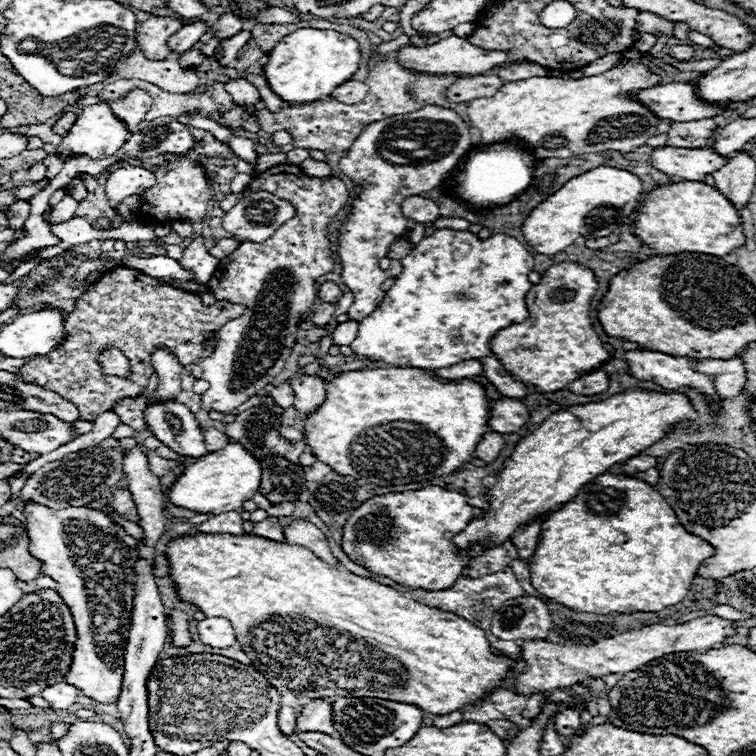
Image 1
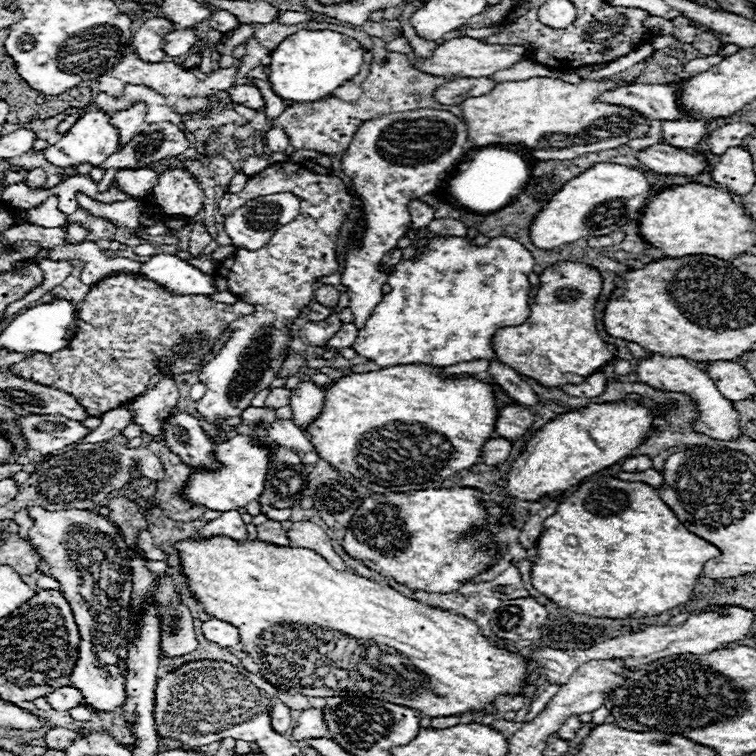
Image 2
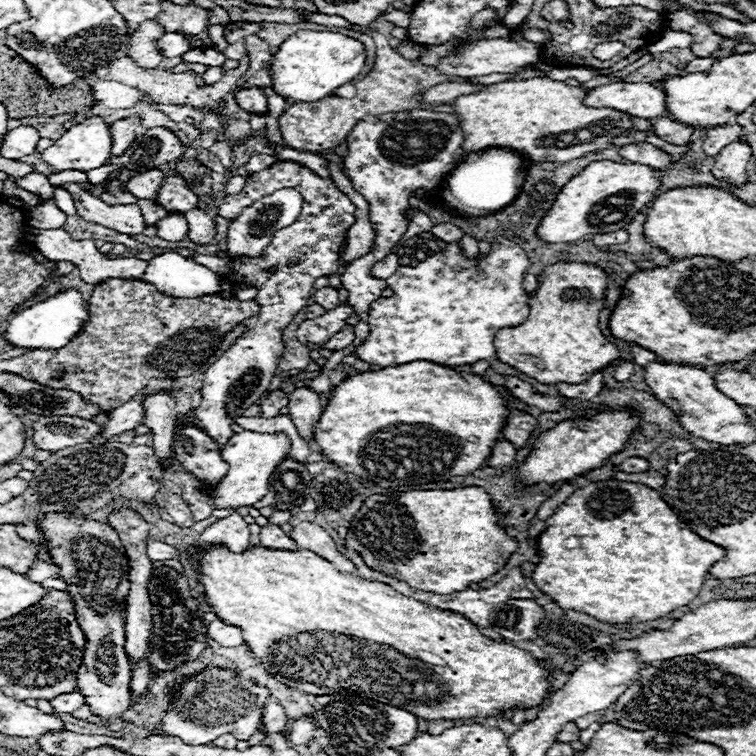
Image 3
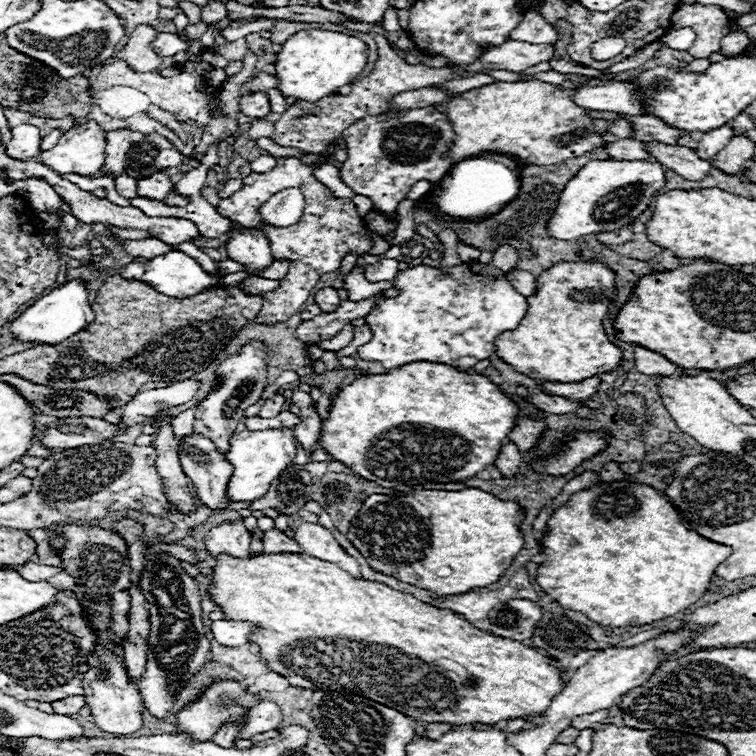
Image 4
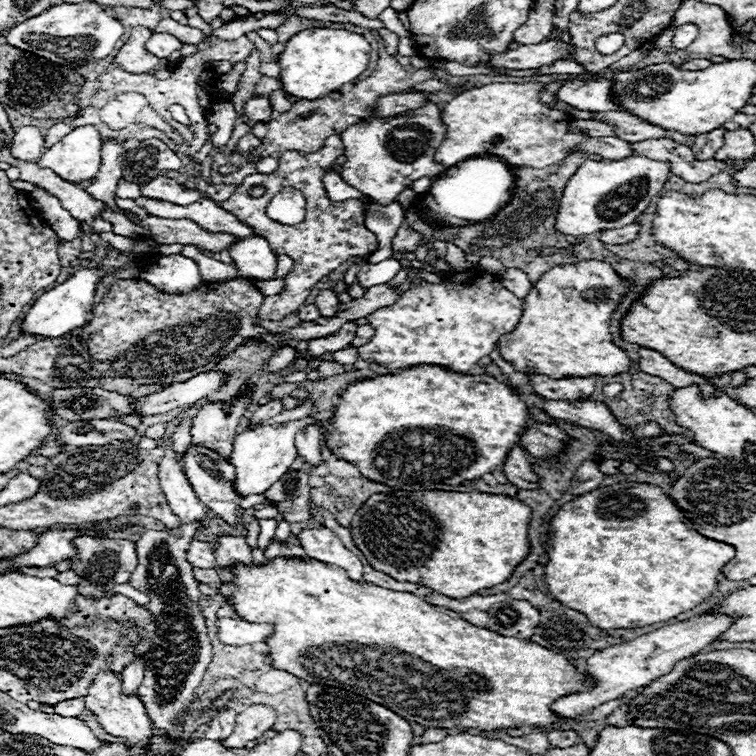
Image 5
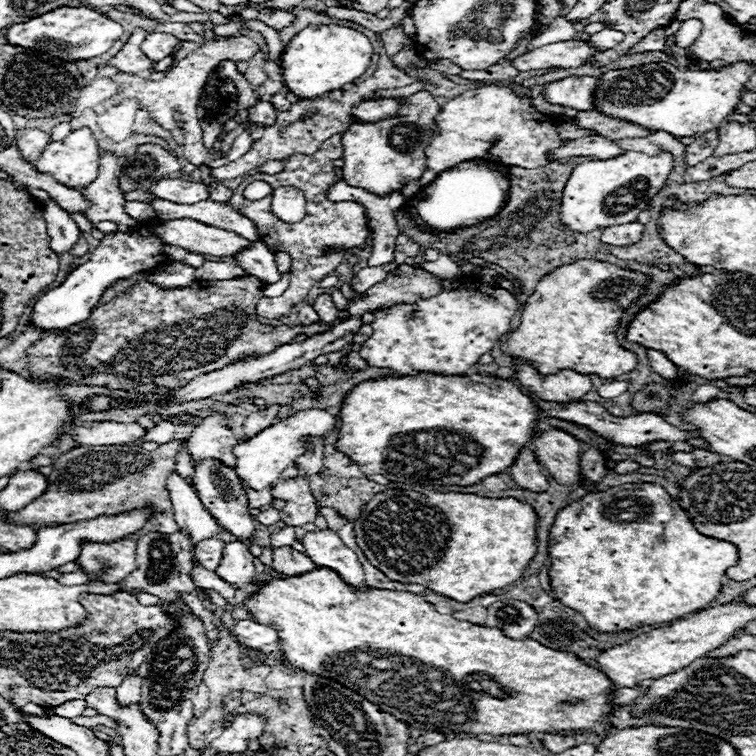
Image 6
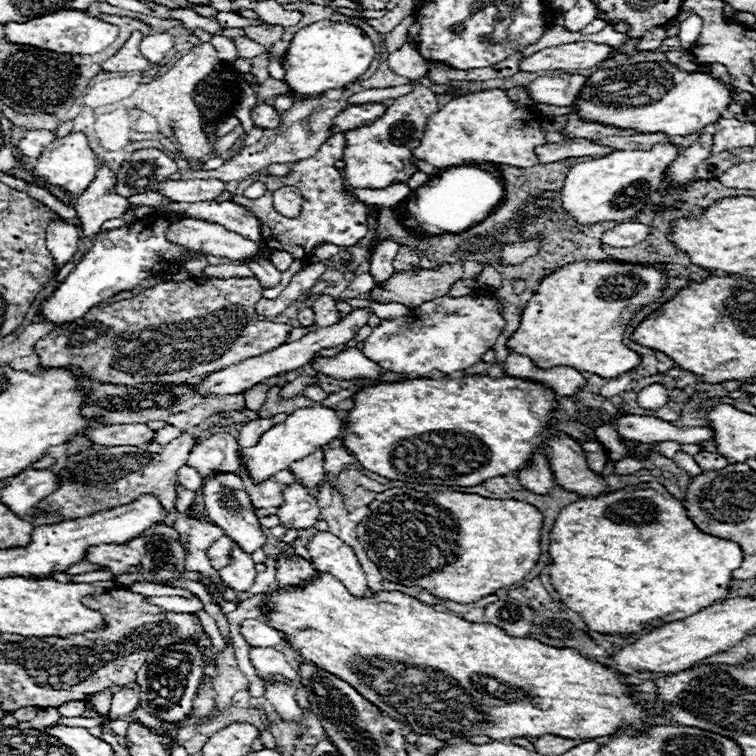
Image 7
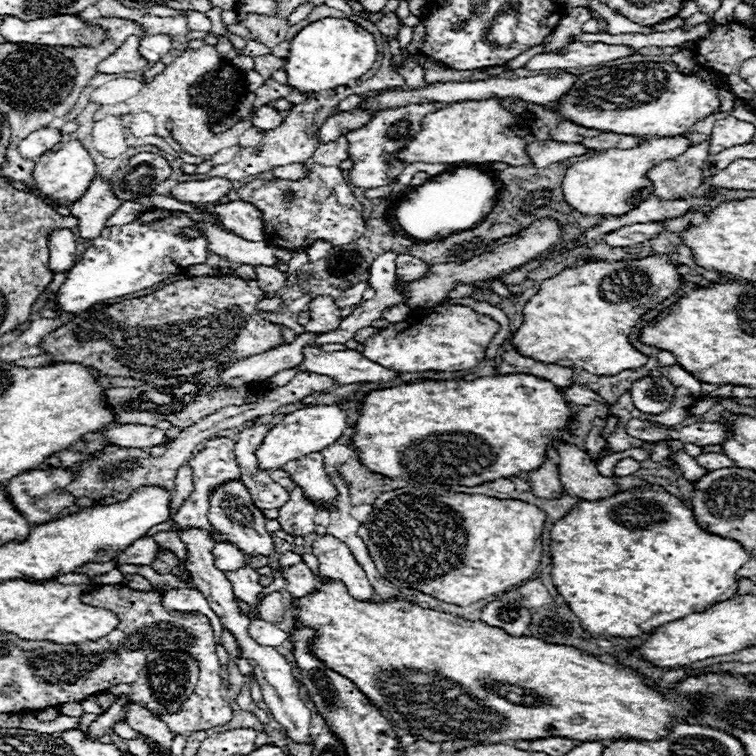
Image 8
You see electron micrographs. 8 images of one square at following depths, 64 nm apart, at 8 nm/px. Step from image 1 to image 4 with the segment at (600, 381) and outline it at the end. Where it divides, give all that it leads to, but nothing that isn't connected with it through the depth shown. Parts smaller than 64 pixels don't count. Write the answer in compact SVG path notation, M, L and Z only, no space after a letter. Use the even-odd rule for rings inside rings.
M592 376L586 378L584 382L544 382L544 388L552 396L564 396L568 400L588 400L598 392L600 378Z

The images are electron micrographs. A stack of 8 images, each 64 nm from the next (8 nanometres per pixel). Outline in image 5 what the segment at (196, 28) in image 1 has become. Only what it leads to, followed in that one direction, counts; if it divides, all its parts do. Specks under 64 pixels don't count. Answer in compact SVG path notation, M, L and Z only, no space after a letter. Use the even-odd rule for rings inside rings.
M154 32L154 36L146 44L146 50L158 58L168 58L174 50L180 50L180 48L182 48L182 42L176 36L158 34L158 32Z

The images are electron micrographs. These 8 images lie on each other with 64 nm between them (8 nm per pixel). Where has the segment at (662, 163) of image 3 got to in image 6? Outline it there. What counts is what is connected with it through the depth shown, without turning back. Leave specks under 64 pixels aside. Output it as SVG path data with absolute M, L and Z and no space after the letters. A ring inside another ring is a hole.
M604 136L578 138L578 140L568 142L564 148L552 152L556 160L568 158L568 156L596 156L600 160L608 160L608 158L616 158L618 154L624 154L624 150L614 140L604 138Z

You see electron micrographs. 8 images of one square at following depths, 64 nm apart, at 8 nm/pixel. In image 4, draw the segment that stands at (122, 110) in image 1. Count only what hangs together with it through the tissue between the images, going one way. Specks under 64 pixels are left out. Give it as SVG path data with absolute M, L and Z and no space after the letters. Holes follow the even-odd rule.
M122 128L122 130L112 130L108 132L108 162L106 162L106 170L108 174L120 174L120 170L124 168L124 158L126 152L130 150L130 130Z

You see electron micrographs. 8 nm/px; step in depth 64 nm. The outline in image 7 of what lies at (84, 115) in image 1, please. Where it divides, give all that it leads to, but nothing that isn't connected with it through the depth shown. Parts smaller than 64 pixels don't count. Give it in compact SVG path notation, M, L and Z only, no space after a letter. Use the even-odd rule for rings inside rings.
M72 132L66 138L54 140L50 146L44 148L40 158L36 160L34 174L46 178L54 186L60 186L60 188L72 192L74 196L80 196L88 188L88 184L96 178L96 170L98 170L98 160L96 160L96 154L92 152L92 148L88 144L86 134L84 132Z

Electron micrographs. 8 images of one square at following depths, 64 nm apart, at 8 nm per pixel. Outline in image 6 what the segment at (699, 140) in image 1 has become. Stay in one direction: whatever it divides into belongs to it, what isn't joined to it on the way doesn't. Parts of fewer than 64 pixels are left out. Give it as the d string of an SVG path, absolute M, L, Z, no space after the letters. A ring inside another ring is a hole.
M596 110L590 112L578 112L576 118L578 126L582 128L592 128L596 132L600 132L600 136L608 136L608 138L646 138L648 134L654 134L652 130L644 130L642 126L636 126L632 122L620 120L620 118L612 118L606 114L600 114Z

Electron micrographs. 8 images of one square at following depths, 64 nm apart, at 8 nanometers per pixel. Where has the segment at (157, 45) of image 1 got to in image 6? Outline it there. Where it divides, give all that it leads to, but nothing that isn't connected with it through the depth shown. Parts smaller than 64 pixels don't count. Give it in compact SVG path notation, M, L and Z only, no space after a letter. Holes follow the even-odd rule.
M136 28L132 32L132 36L128 38L128 42L124 44L124 48L108 62L108 66L114 66L126 74L142 74L142 72L150 70L154 62L140 50L140 44L144 42L146 36L148 36L146 30Z

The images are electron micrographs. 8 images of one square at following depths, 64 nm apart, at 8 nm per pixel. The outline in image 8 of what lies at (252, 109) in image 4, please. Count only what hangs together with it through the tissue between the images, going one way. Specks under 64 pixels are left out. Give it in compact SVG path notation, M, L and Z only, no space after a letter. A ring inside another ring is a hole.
M260 106L252 114L252 126L256 126L258 130L274 130L282 124L282 120L282 114L272 106Z

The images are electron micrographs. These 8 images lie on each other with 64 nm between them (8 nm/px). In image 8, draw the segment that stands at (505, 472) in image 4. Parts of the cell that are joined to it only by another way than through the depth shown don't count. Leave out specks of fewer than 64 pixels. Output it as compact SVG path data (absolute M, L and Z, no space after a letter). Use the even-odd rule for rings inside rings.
M548 458L538 470L532 470L526 474L526 482L530 484L532 494L540 498L556 498L556 494L564 492L560 478L558 478L558 466Z

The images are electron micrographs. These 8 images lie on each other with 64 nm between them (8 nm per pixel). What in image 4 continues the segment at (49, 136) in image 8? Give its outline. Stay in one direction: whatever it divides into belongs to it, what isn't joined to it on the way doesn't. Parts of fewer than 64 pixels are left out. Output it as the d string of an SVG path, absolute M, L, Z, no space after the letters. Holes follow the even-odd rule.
M30 124L12 128L12 138L6 144L6 154L14 160L30 160L40 154L40 130Z

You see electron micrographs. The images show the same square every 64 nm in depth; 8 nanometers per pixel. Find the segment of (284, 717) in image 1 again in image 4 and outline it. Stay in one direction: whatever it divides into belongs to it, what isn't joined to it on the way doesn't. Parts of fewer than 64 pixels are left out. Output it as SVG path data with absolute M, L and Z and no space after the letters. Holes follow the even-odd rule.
M260 702L248 712L246 724L242 728L242 736L236 736L236 740L250 738L254 734L262 734L268 730L280 730L280 722L282 722L282 712L280 712L278 704Z

